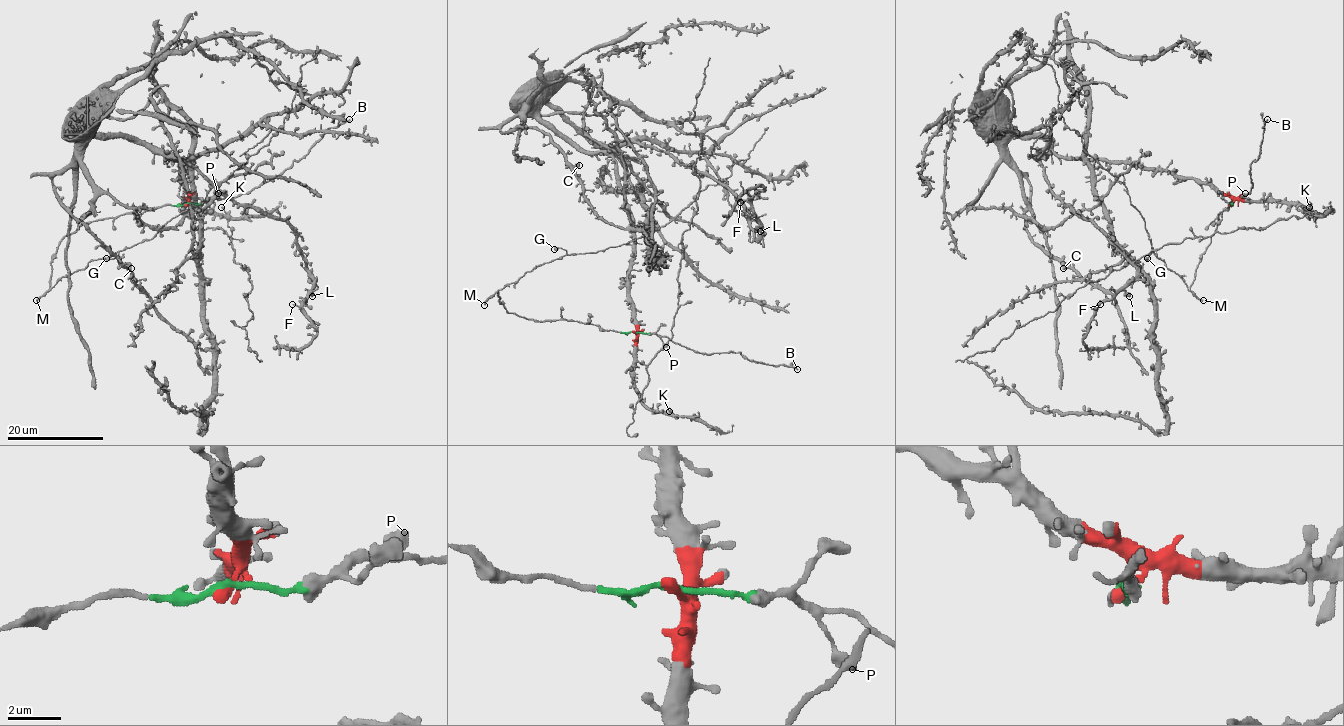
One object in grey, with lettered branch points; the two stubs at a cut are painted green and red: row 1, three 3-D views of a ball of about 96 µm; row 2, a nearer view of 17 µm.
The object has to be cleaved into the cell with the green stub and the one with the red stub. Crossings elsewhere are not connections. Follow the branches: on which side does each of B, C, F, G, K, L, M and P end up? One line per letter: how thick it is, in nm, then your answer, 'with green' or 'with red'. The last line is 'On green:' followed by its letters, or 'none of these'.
B: 200 nm | with green
C: 340 nm | with red
F: 170 nm | with red
G: 400 nm | with green
K: 170 nm | with red
L: 480 nm | with red
M: 240 nm | with green
P: 480 nm | with green
On green: B, G, M, P

